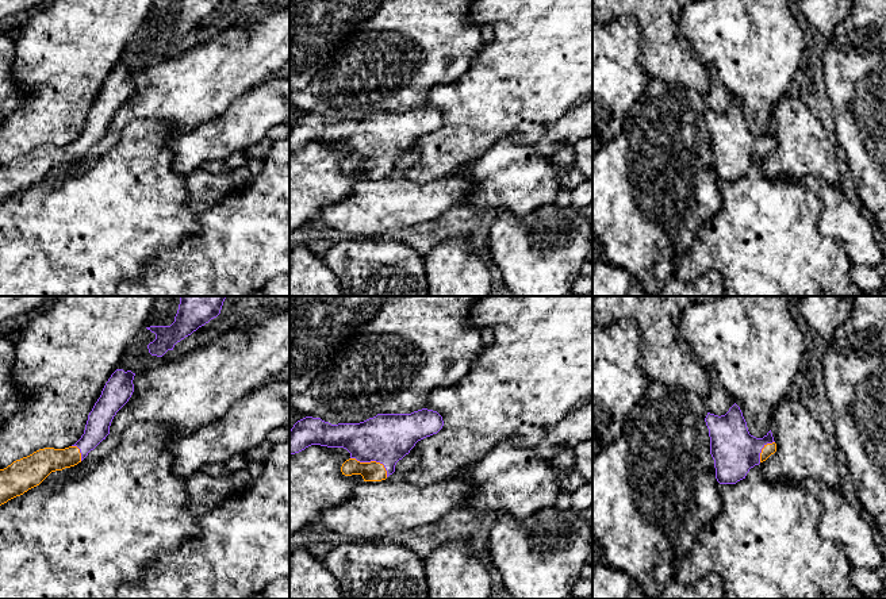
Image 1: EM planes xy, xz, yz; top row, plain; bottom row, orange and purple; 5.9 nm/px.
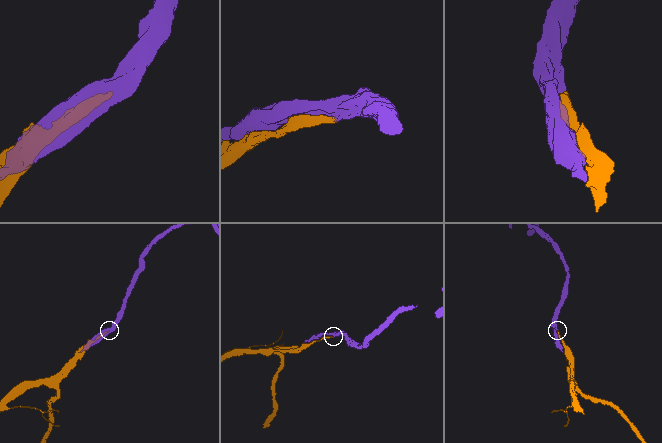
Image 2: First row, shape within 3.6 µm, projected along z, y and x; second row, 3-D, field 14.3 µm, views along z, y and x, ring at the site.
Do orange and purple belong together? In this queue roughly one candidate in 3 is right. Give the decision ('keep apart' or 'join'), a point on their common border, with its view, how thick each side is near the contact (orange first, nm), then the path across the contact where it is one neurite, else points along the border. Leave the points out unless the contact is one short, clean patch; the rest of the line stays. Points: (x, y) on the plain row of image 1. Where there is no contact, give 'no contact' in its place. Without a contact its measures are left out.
join | xz (372, 158) | 120/300 nm

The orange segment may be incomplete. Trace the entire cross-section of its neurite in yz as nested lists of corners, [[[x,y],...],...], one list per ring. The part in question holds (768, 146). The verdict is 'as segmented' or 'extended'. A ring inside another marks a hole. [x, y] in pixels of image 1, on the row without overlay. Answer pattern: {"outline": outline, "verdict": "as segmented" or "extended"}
{"outline": [[[735,100],[725,112],[707,110],[705,115],[710,134],[710,151],[720,181],[736,181],[755,162],[776,149],[771,127],[756,135],[749,131],[740,104]]], "verdict": "extended"}

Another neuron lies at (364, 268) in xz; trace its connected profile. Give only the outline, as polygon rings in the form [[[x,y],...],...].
[[[340,241],[327,249],[323,261],[337,274],[344,296],[427,296],[423,257],[404,243]]]

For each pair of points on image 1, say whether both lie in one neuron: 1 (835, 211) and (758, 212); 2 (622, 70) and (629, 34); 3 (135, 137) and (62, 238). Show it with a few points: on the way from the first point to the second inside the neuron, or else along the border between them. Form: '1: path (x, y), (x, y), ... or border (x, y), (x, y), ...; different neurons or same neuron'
1: border (802, 185), (821, 202), (819, 230), (836, 240); different neurons
2: path (622, 61), (622, 43); same neuron
3: path (135, 162), (88, 212); same neuron

